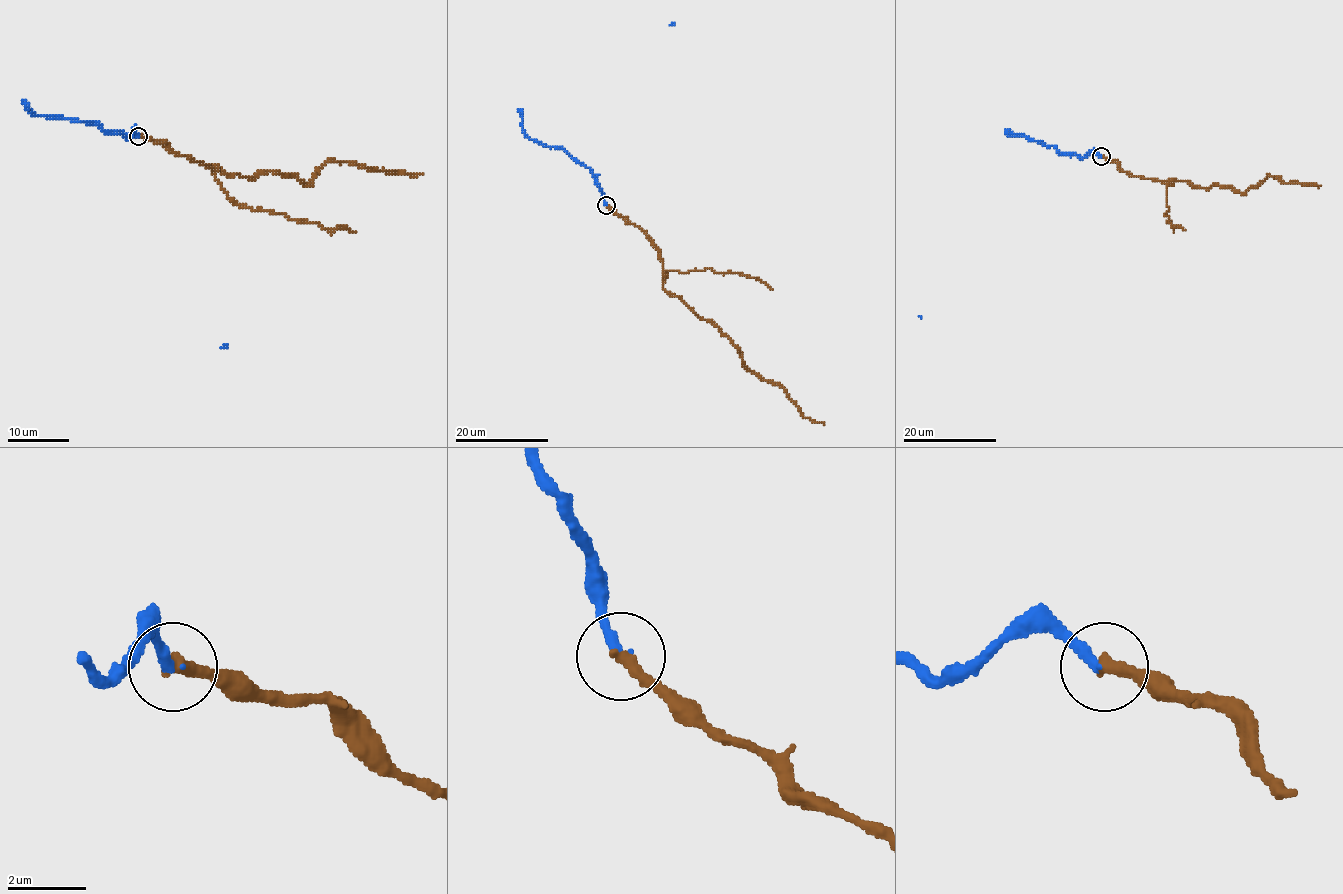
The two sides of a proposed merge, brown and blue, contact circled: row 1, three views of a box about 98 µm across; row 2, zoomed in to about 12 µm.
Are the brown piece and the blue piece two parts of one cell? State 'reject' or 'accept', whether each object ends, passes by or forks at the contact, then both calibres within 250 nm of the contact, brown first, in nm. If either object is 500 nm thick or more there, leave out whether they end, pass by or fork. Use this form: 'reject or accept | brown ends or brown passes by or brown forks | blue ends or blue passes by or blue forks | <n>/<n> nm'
accept | brown ends | blue ends | 360/280 nm

